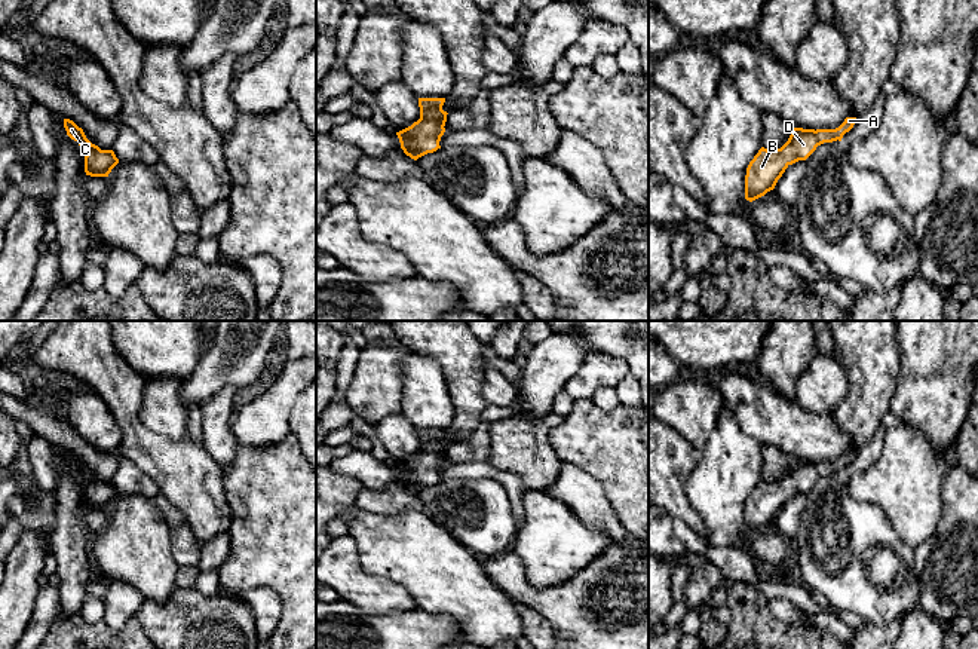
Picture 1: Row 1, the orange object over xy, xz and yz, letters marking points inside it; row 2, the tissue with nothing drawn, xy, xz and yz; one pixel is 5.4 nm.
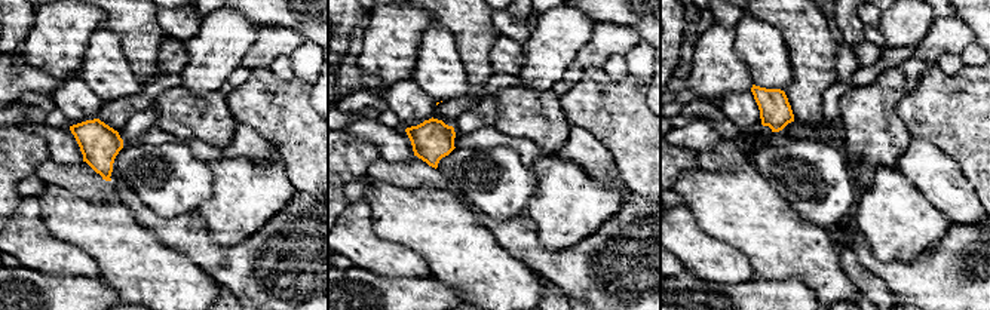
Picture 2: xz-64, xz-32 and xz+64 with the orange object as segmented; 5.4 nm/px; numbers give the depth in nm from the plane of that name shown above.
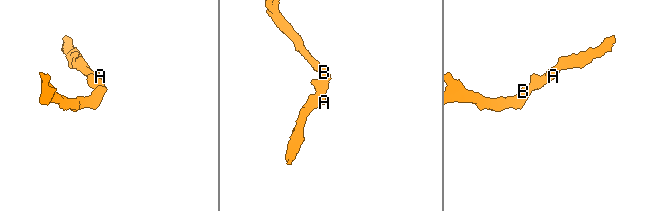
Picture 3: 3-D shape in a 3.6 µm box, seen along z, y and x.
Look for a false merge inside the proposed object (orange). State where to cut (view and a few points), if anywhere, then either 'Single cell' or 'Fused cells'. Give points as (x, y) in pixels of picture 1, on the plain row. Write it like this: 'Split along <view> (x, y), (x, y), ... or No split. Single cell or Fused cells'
No split. Single cell

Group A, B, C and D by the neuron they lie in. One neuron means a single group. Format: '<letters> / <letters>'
A B C D

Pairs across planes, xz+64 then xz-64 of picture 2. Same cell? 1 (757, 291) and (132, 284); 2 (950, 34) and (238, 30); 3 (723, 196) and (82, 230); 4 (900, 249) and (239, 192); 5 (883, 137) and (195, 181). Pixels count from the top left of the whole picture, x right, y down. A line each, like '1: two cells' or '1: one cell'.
1: two cells
2: two cells
3: one cell
4: one cell
5: two cells

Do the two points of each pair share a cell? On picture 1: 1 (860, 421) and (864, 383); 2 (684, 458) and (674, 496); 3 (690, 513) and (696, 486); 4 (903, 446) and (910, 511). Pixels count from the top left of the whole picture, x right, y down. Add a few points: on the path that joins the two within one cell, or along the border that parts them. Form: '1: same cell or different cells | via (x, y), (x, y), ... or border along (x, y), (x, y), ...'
1: same cell | via (861, 412), (864, 407), (864, 392)
2: same cell | via (675, 467), (673, 470), (673, 487)
3: different cells | border along (692, 471), (686, 495), (707, 529), (705, 536)
4: same cell | via (907, 462), (907, 487), (910, 495)

